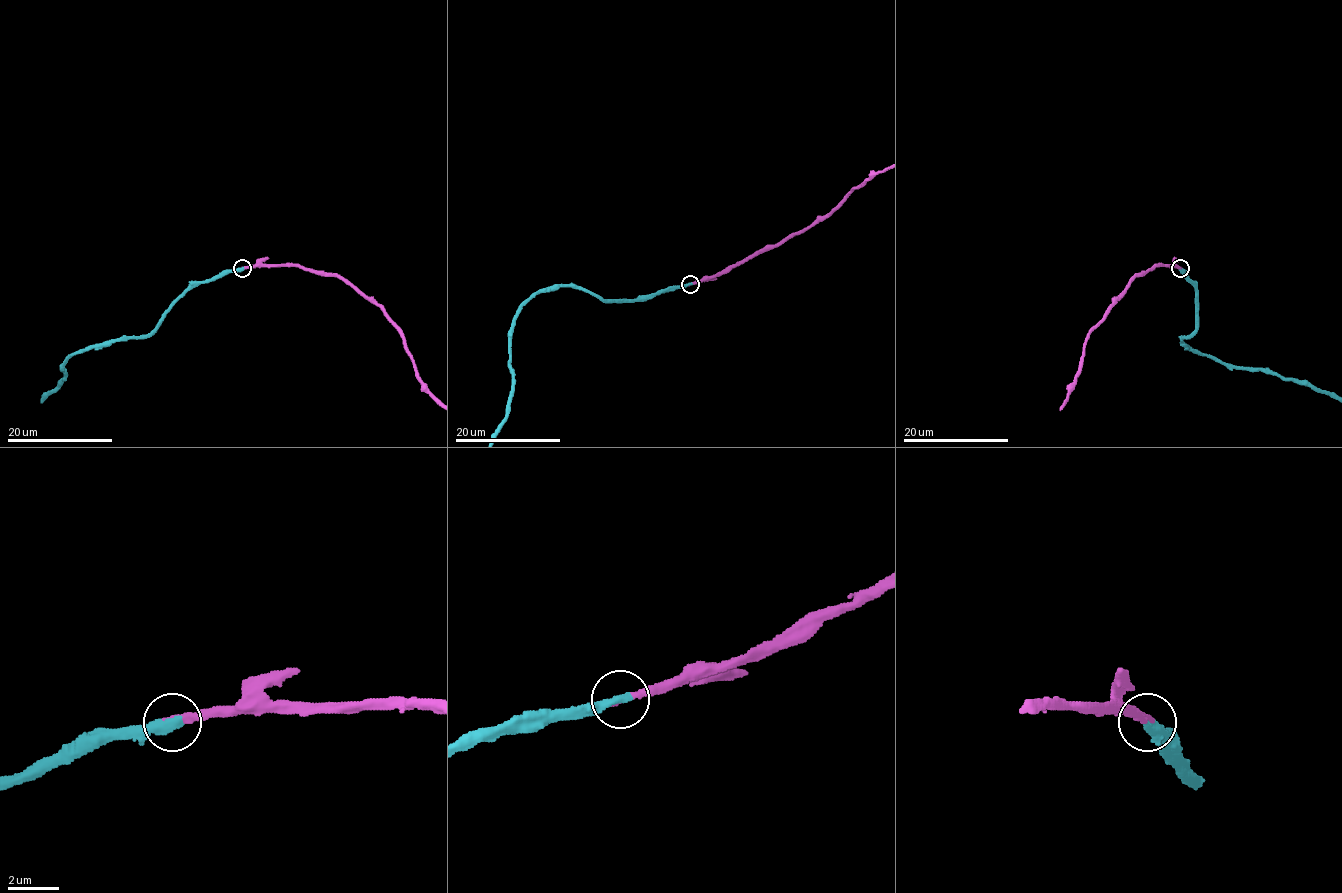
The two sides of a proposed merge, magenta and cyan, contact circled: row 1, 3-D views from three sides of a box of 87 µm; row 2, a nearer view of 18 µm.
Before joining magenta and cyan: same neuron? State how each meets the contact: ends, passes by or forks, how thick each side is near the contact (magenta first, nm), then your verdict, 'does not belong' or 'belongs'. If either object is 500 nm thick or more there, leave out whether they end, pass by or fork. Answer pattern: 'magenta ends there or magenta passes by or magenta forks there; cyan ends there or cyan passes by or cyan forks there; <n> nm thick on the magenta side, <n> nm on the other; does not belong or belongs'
magenta ends there; cyan ends there; 240 nm thick on the magenta side, 400 nm on the other; belongs

